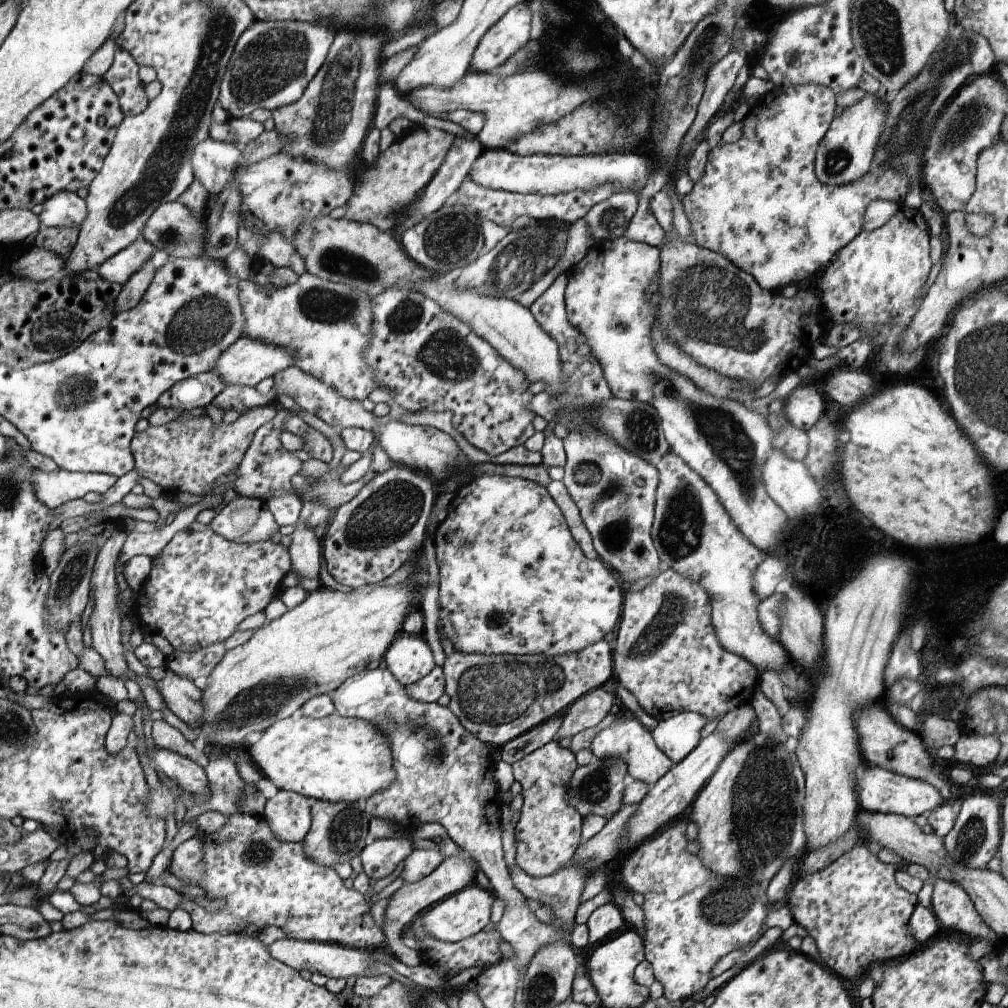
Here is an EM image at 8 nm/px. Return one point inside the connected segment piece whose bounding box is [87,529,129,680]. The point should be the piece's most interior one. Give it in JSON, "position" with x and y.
{"position":[105,618]}

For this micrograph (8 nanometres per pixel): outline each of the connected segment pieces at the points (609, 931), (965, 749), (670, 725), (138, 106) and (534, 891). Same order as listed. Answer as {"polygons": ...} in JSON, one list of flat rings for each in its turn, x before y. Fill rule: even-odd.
{"polygons":[[[607,902,598,907,589,916,587,925,589,930,589,943,598,944,611,939,616,932,623,930,625,920,621,910,613,903]],[[966,733,958,737,952,748,956,762,984,768,996,760,1000,752,1000,741,997,735]],[[681,712,659,721,651,735,656,746,665,752,675,765,682,762,702,740,700,730,706,723,706,719,698,713]],[[116,47,114,61,102,76,118,95,119,105,126,117,144,112,150,102,145,93,145,84,138,77,139,67,126,49]],[[516,862,511,868,512,878,514,879,515,885,520,892,525,896,525,898,532,898,546,904,552,908,554,911,554,921,550,925,556,925,561,927,564,925,569,929,570,925,574,925,575,914,578,912,580,906,580,895,586,886,586,880,589,877,589,874,586,874,585,871,579,867,562,868,553,875,547,877,533,877,528,873,525,873,525,870,522,870]]]}

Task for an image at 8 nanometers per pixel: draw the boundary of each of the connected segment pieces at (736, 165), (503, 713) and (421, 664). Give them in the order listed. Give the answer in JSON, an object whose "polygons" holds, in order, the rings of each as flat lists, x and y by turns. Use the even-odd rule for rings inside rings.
{"polygons":[[[824,85,775,87,773,90,767,92,751,107,749,113,743,118,741,122,743,124,743,135,734,143,721,142,714,149,710,150,703,178,697,180,690,192,680,199,683,203,686,216,691,222,696,244,726,256,737,267,751,274,764,290,779,292,785,286,797,284,802,282,802,280,806,280,806,278,810,278,816,272,824,271,836,255,836,252,843,246,846,246,857,234,862,232,865,212,867,206,872,201,882,199,898,203,904,201,905,196,909,193,911,185,907,176,890,166,890,164,877,166,878,170,876,172,868,171,866,174,863,174,863,177,857,178,855,181,846,183,845,185,832,186,820,182,815,173,815,156,821,138,824,138,829,124,835,117,837,107,835,96,836,93]],[[606,641,597,642,580,652,554,655,481,655,462,654,454,651,445,658,443,673,446,678,445,692,450,696,449,709,455,711,466,730,489,745,500,748,506,742,519,737,527,730,562,714,584,694,602,687,612,676,612,652]],[[402,634,383,656,387,668,404,686,430,674,434,670,434,656,422,638]]]}

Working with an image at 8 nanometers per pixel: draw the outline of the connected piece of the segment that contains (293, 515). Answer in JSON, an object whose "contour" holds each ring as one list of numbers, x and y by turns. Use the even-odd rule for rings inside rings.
{"contour":[[279,407,279,413,266,425,256,429,250,448,248,448,240,466,235,470,236,479,230,484,238,496,254,498,258,496,267,502,279,526,292,526,299,520,302,502,296,491,293,491,293,484,290,483,292,475,300,470,302,462,292,456,280,443,279,436,282,429,282,420,286,416,292,416,291,411]]}

